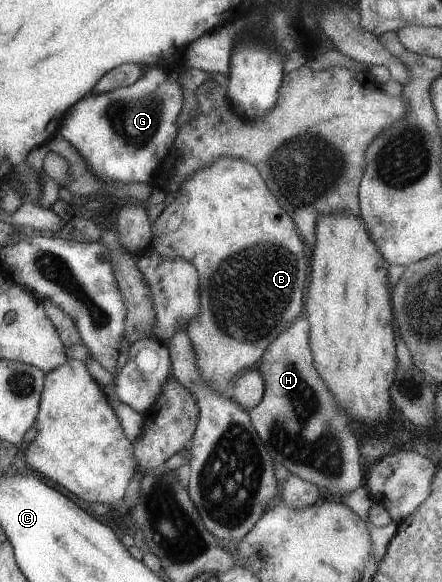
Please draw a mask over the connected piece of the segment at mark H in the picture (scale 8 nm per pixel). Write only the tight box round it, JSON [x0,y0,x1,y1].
[248,316,363,503]

